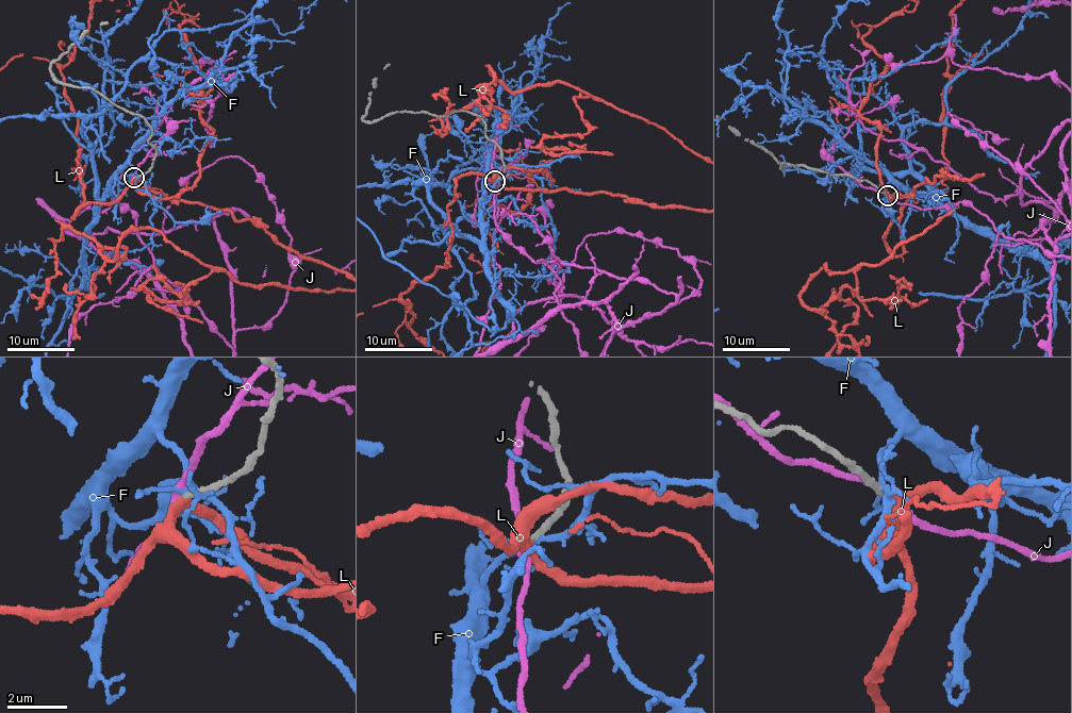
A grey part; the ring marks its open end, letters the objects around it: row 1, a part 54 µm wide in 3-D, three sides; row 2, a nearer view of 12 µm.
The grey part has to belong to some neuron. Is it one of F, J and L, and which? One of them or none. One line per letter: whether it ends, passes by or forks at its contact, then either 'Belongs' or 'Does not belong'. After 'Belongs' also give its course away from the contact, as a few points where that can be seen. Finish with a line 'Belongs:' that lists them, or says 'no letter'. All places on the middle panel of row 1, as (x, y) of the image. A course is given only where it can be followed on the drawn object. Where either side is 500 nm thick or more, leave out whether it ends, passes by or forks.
F: It forks there. Does not belong
J: It passes by. Does not belong
L: It passes by. Belongs
Belongs: L

